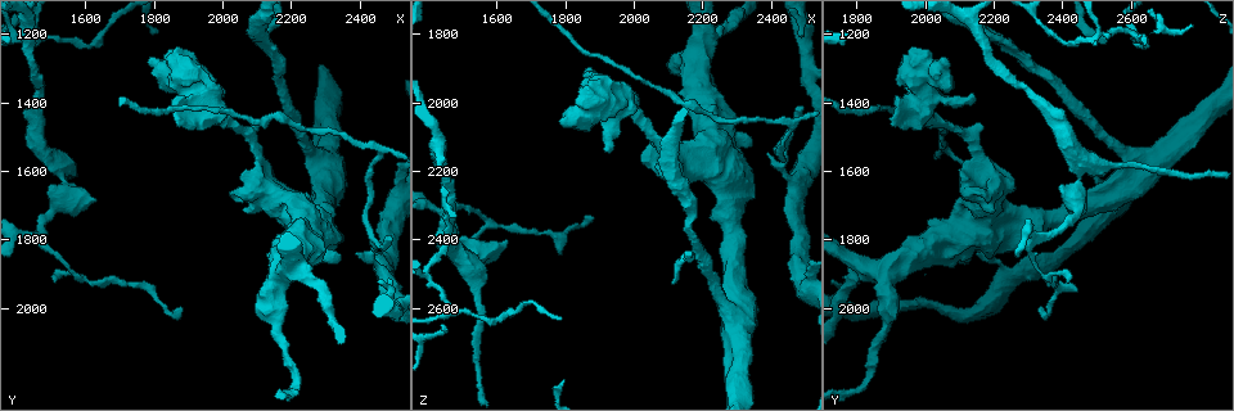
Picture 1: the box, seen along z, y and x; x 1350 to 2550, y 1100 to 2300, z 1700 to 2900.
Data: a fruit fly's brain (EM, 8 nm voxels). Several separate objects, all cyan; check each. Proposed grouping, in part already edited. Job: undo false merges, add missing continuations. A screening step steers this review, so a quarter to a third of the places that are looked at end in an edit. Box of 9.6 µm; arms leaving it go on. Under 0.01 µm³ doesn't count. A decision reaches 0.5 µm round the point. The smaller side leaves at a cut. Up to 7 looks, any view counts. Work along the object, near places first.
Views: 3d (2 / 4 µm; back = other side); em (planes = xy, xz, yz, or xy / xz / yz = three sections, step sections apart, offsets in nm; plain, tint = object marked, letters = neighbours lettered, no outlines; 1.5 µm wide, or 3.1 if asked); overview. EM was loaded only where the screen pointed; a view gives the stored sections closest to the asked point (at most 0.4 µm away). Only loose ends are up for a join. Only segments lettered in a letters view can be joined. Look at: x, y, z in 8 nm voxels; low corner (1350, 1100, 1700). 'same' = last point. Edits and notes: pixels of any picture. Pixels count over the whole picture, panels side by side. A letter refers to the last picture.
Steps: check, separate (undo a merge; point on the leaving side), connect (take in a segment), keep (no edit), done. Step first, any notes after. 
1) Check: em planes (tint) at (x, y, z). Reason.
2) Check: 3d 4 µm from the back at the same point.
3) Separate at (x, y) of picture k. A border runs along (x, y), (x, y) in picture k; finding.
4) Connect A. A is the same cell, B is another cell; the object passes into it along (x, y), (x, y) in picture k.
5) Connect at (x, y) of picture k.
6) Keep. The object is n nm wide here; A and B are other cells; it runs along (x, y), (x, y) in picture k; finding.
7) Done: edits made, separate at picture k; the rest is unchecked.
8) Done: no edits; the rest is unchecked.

Check: em planes (plain) at (1920, 1390, 2140). An open end.

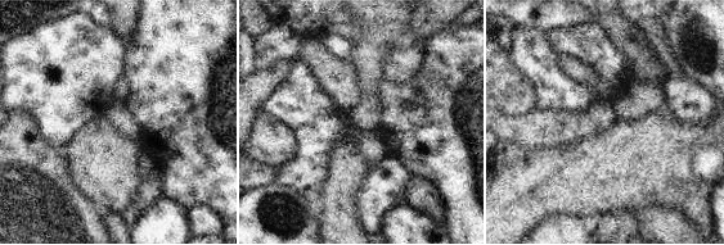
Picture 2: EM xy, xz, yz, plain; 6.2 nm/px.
Check: em planes (letters) at the same point.

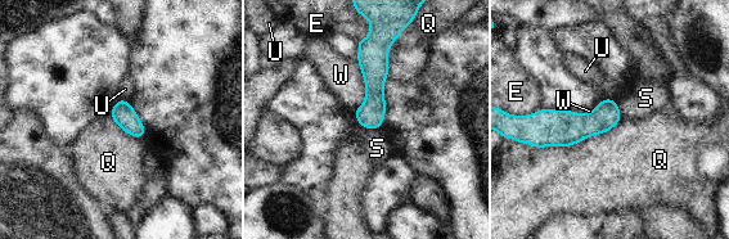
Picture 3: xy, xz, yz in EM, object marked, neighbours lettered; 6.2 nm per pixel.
Keep. E, Q, S, U and W are other cells; it runs along (361, 44), (374, 64), (374, 126) in picture 3; no lettered segment goes on from it.

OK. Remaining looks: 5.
Check: 3d 2 µm at (2490, 1800, 2010). Free end.

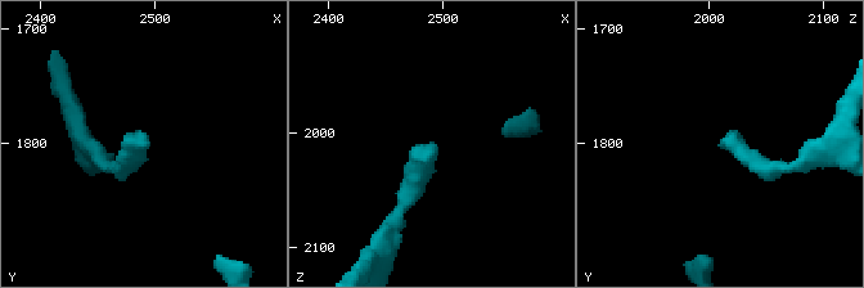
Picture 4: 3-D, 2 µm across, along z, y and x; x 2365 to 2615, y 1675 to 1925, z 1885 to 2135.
Check: em planes (letters) at (2494, 1800, 2008). Need the tissue.

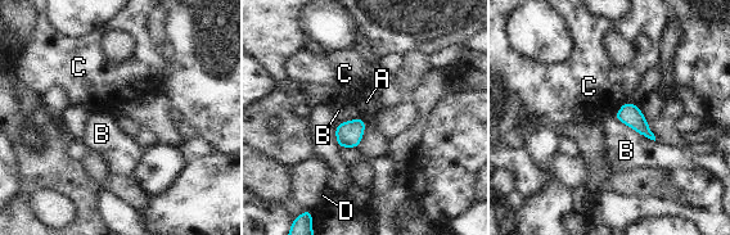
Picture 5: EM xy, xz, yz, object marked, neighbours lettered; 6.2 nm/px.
Keep. A, B, C and D are other cells; no lettered segment goes on from it.

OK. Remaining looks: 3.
Check: em yz step 4 (tint) at (1880, 2000, 2340). An open end.

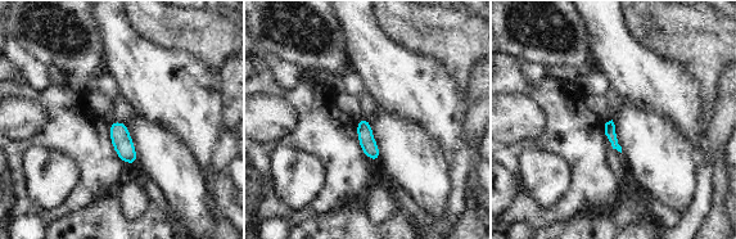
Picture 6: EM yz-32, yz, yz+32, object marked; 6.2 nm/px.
Check: em xy step 4 (tint) at the same point. Cut it another way.

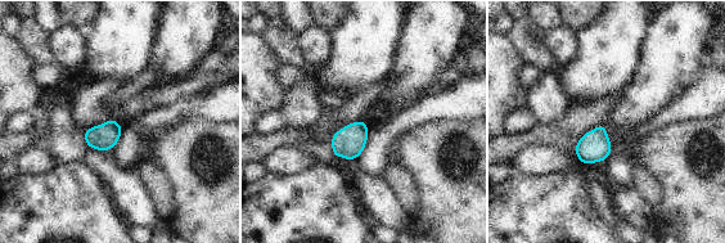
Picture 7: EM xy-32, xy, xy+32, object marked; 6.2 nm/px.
Check: em xy step 4 (letters) at the same point. What lies round it.

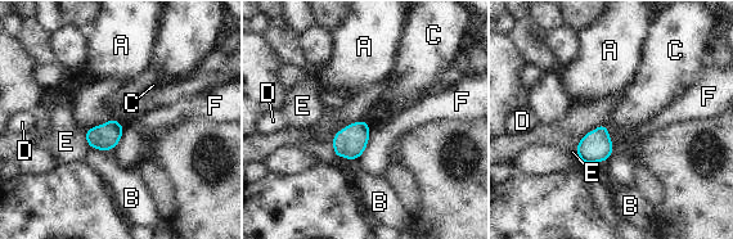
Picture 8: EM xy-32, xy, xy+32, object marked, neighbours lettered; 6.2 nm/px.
Keep. The object is 170 nm wide here; A, B, C, D, E and F are other cells; a border runs along (605, 123), (611, 143), (615, 147) in picture 8; no lettered segment goes on from it.

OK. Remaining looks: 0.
Done: no edits; the rest is unchecked.

